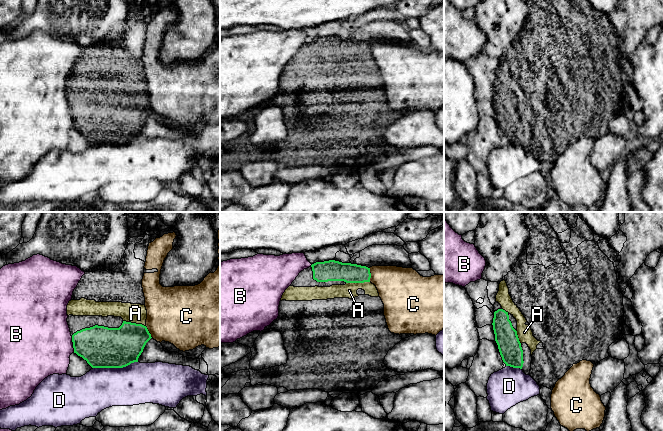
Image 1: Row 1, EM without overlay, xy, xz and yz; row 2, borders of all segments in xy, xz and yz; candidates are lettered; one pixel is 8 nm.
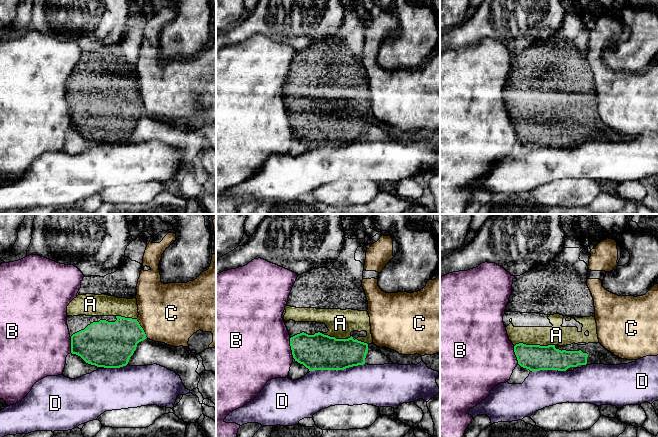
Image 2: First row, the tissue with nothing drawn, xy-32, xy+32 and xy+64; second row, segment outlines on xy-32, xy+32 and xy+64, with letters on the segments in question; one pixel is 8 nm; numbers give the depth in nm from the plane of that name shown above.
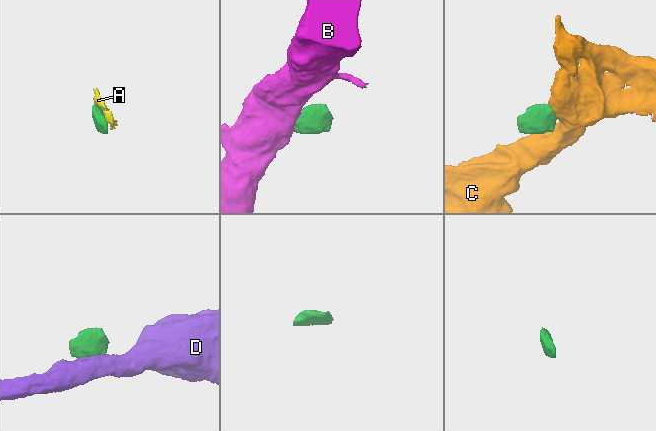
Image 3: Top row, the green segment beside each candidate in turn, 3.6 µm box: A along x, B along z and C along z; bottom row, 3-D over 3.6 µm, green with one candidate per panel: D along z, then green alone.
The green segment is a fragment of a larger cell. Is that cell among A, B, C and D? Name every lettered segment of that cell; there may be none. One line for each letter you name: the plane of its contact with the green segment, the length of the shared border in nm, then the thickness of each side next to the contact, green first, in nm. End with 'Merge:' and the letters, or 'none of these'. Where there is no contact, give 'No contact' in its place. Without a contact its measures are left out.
A: Touches green in xz. Shared border 190 nm. Thickness 170 nm (green) against 120 nm
Merge: A

